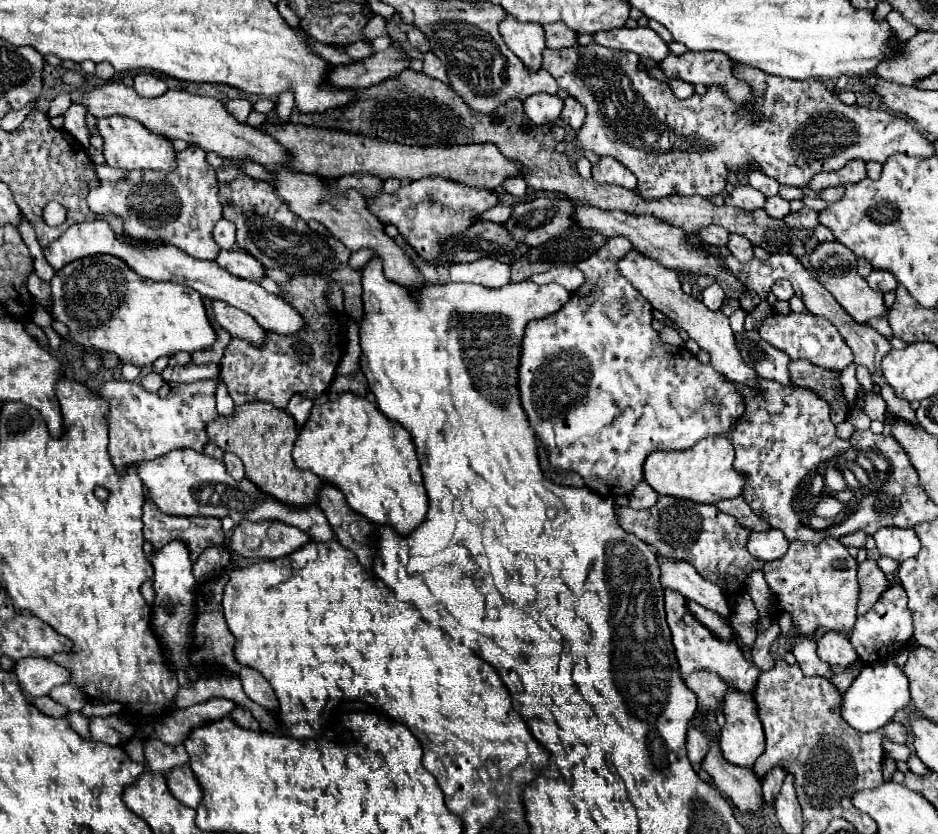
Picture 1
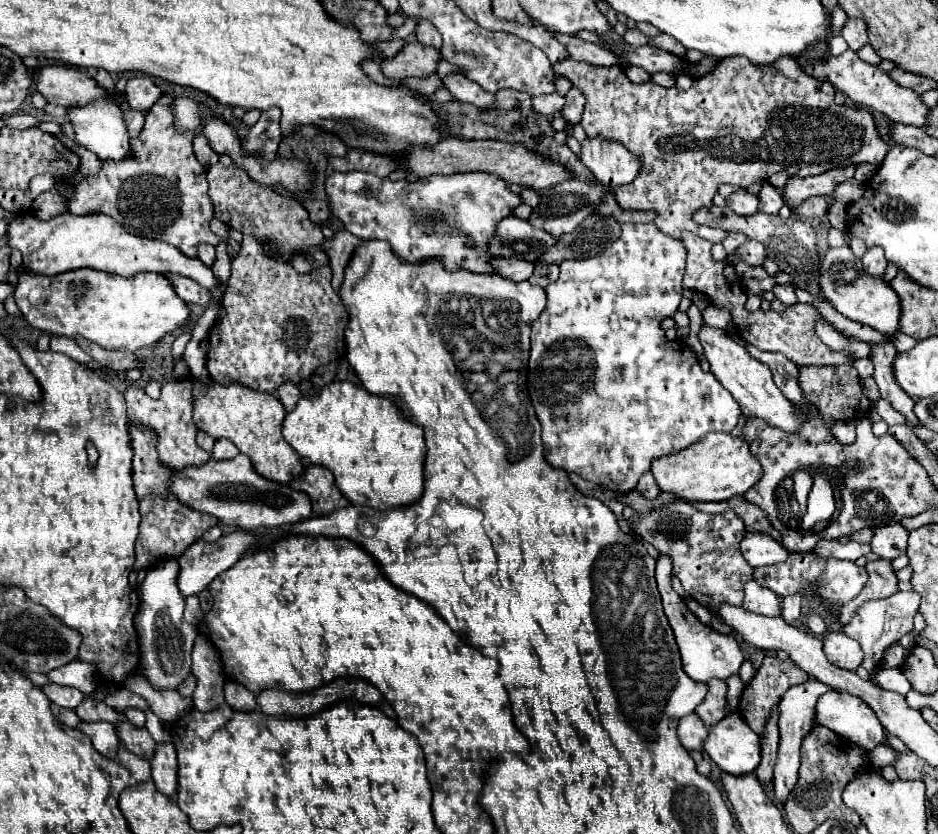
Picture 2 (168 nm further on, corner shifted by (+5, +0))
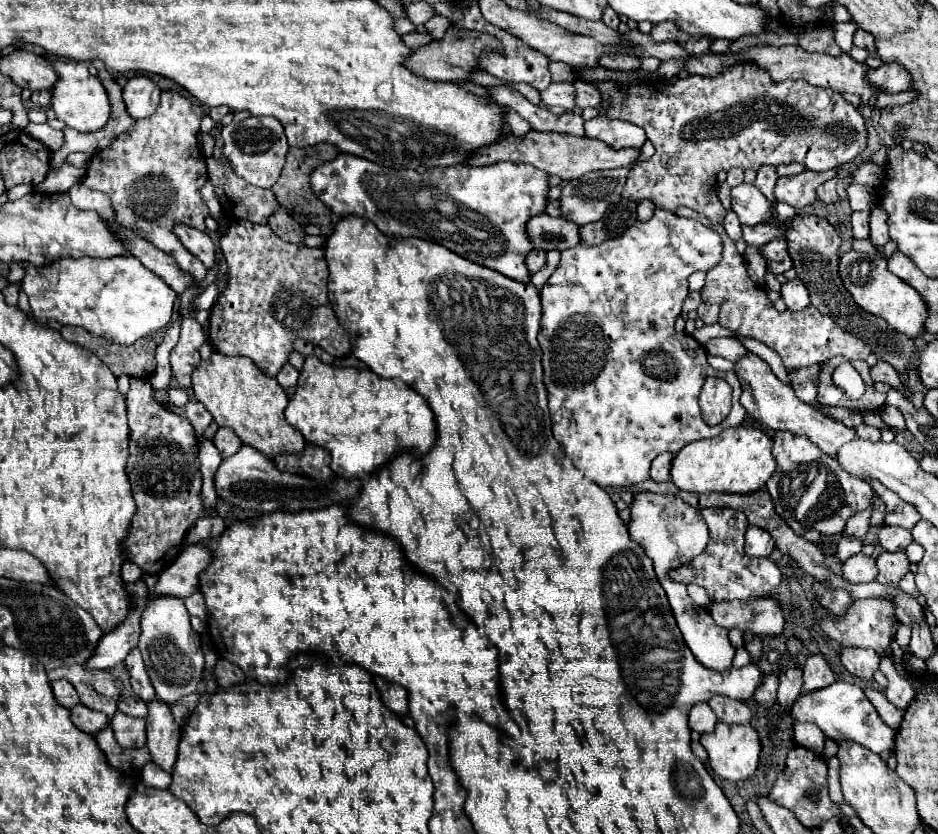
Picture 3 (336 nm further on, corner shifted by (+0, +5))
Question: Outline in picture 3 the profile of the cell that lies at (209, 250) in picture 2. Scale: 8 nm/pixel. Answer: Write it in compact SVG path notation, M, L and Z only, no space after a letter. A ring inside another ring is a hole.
M174 223L174 233L180 239L180 243L194 255L198 257L206 269L214 267L216 261L216 245L212 243L212 239L208 237L208 233L198 231L190 225L182 225L182 223Z

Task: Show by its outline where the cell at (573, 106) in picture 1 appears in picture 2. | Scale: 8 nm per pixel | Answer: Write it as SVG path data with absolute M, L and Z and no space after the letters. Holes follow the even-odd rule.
M571 88L565 96L565 106L561 110L561 116L565 118L567 124L577 124L581 120L583 106L585 106L585 96L577 88Z

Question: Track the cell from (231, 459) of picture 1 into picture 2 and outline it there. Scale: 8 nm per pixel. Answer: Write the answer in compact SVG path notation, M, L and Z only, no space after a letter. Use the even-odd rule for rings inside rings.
M217 440L215 448L213 448L213 458L235 458L239 454L237 446L229 440Z

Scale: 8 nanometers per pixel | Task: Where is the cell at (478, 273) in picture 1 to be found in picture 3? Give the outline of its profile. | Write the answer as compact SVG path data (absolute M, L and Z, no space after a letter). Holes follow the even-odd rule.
M540 249L530 251L528 257L526 257L526 265L528 265L528 271L530 271L530 273L540 271L540 269L546 265L546 253L540 251Z

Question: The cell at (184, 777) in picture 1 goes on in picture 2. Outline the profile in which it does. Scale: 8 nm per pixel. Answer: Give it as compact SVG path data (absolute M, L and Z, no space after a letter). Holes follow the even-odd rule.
M171 742L157 744L155 756L151 758L151 772L153 772L153 782L159 788L159 792L165 792L165 796L175 798L175 792L177 792L177 754L175 754L175 746Z

